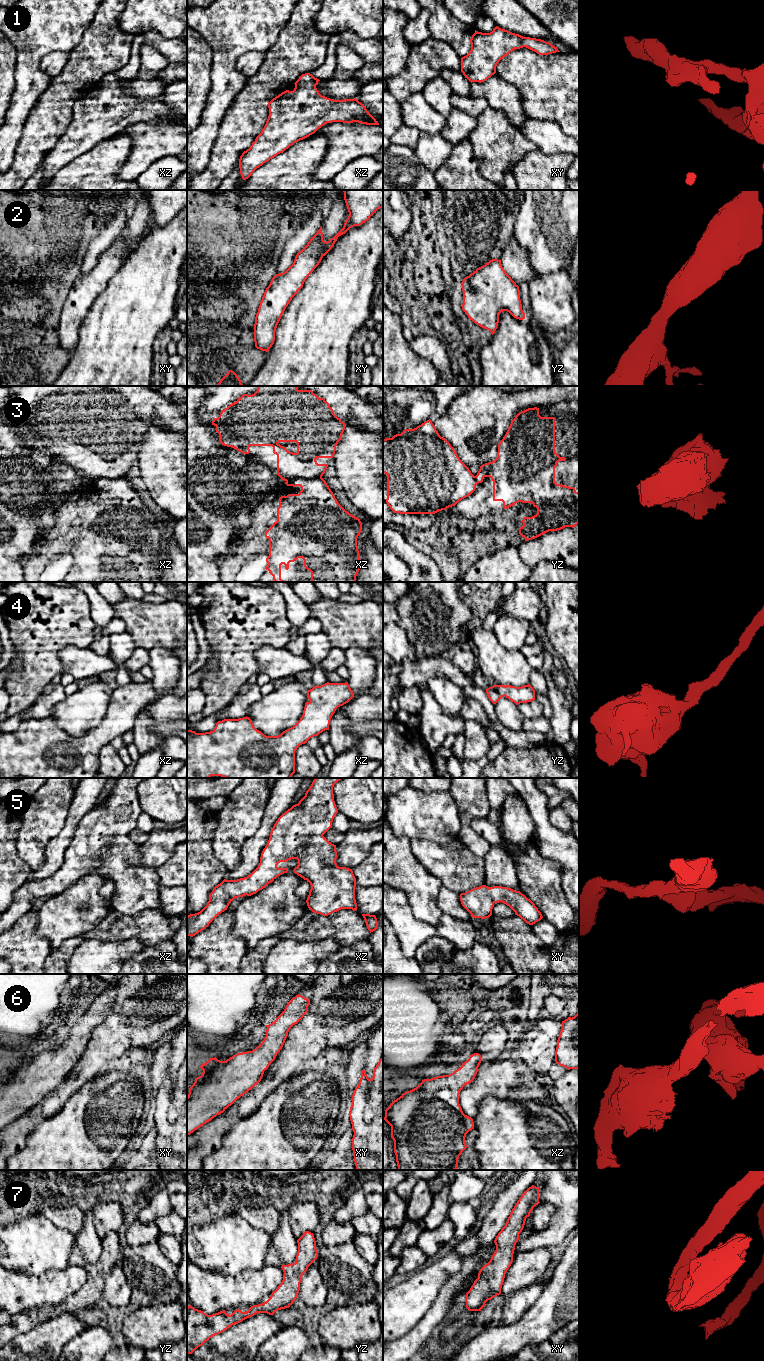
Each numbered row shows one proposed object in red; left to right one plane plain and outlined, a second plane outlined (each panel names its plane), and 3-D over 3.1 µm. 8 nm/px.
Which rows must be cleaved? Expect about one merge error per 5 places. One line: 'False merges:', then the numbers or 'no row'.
False merges: 3

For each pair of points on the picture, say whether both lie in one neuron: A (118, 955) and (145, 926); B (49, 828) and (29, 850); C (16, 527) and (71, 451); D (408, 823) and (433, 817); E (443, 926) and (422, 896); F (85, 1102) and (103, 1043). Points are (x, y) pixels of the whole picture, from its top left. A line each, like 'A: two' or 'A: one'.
A: two
B: one
C: two
D: one
E: two
F: two

